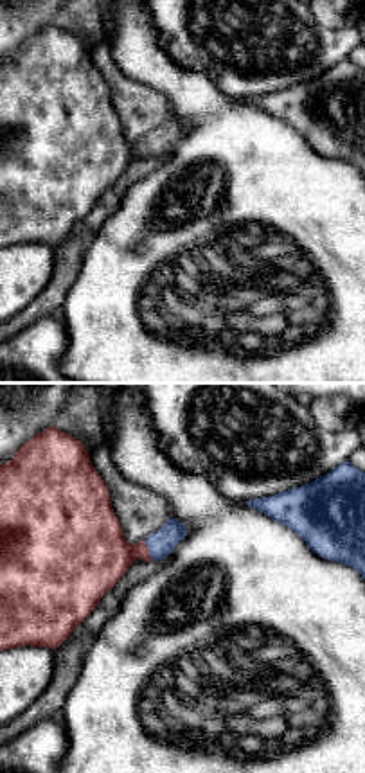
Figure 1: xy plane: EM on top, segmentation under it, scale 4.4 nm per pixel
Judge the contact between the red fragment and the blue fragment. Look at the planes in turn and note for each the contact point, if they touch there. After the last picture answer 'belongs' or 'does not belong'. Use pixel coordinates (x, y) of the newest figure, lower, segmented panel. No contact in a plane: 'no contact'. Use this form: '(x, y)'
(148, 550)

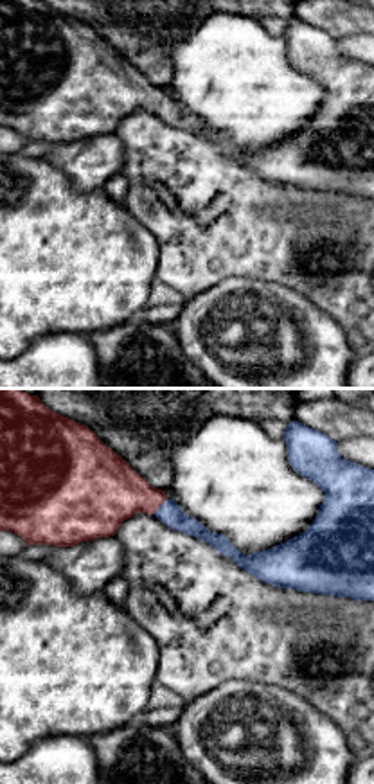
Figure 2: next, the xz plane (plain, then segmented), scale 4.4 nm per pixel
(160, 504)

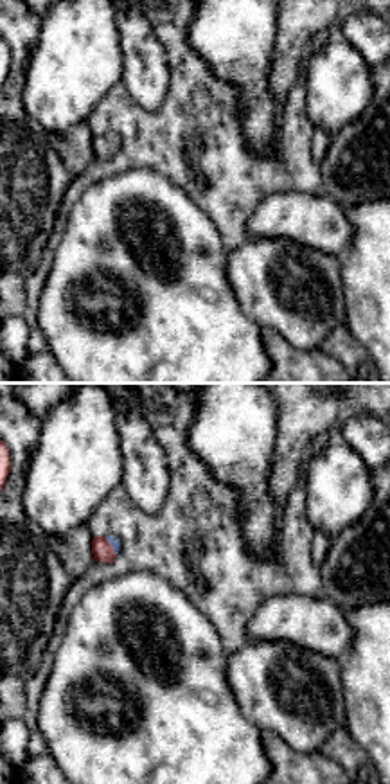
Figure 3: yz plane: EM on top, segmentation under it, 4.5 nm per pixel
(110, 545)

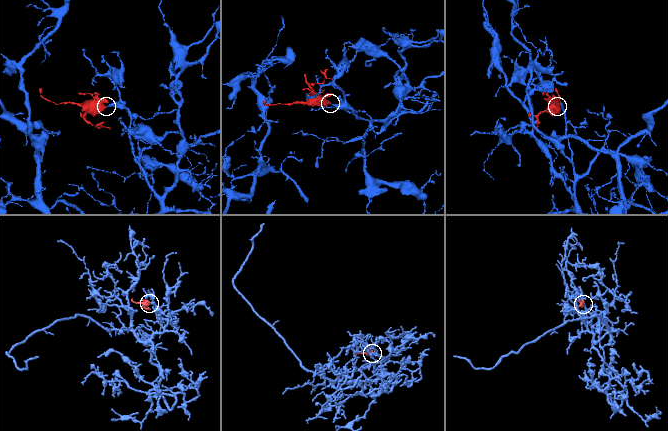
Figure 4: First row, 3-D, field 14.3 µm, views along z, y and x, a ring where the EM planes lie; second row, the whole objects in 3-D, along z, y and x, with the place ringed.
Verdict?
belongs

